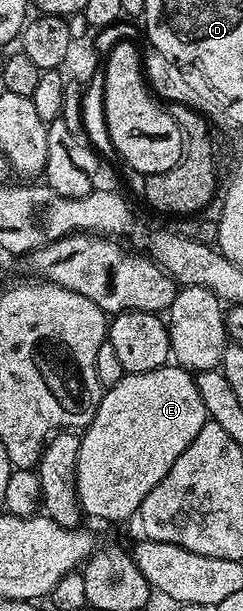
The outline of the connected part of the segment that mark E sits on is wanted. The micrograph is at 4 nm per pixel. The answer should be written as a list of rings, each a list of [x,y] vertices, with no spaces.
[[[167,366],[156,370],[148,370],[147,372],[123,374],[120,382],[116,382],[116,386],[103,391],[102,400],[98,403],[98,409],[92,418],[92,422],[81,433],[80,454],[76,462],[76,490],[78,491],[78,501],[83,513],[87,517],[95,516],[98,520],[126,520],[129,516],[133,517],[141,508],[144,498],[148,498],[148,494],[158,485],[160,478],[164,478],[164,474],[168,474],[168,470],[172,470],[172,462],[176,462],[176,458],[180,458],[180,454],[184,454],[184,450],[188,450],[192,438],[196,438],[196,434],[200,434],[200,430],[207,423],[208,417],[204,410],[204,402],[200,398],[200,390],[196,390],[194,376],[187,372],[185,368]]]

